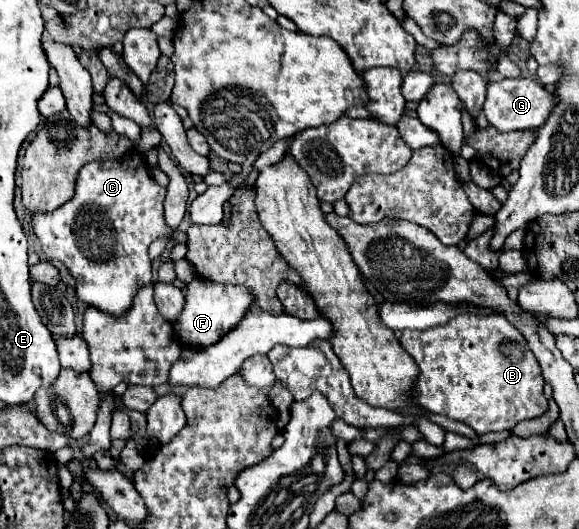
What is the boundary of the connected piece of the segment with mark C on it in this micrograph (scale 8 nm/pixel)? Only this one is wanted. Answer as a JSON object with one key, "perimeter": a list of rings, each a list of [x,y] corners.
{"perimeter":[[[135,149],[129,155],[125,155],[121,163],[85,165],[77,175],[75,197],[69,203],[57,207],[57,211],[51,211],[47,215],[33,215],[31,223],[35,235],[43,245],[45,255],[49,259],[61,261],[75,277],[77,299],[111,317],[121,317],[131,309],[137,291],[145,285],[153,285],[151,259],[147,249],[157,237],[171,231],[163,221],[163,199],[165,189],[153,183],[153,179],[149,177],[145,157],[141,155],[141,151]]]}

